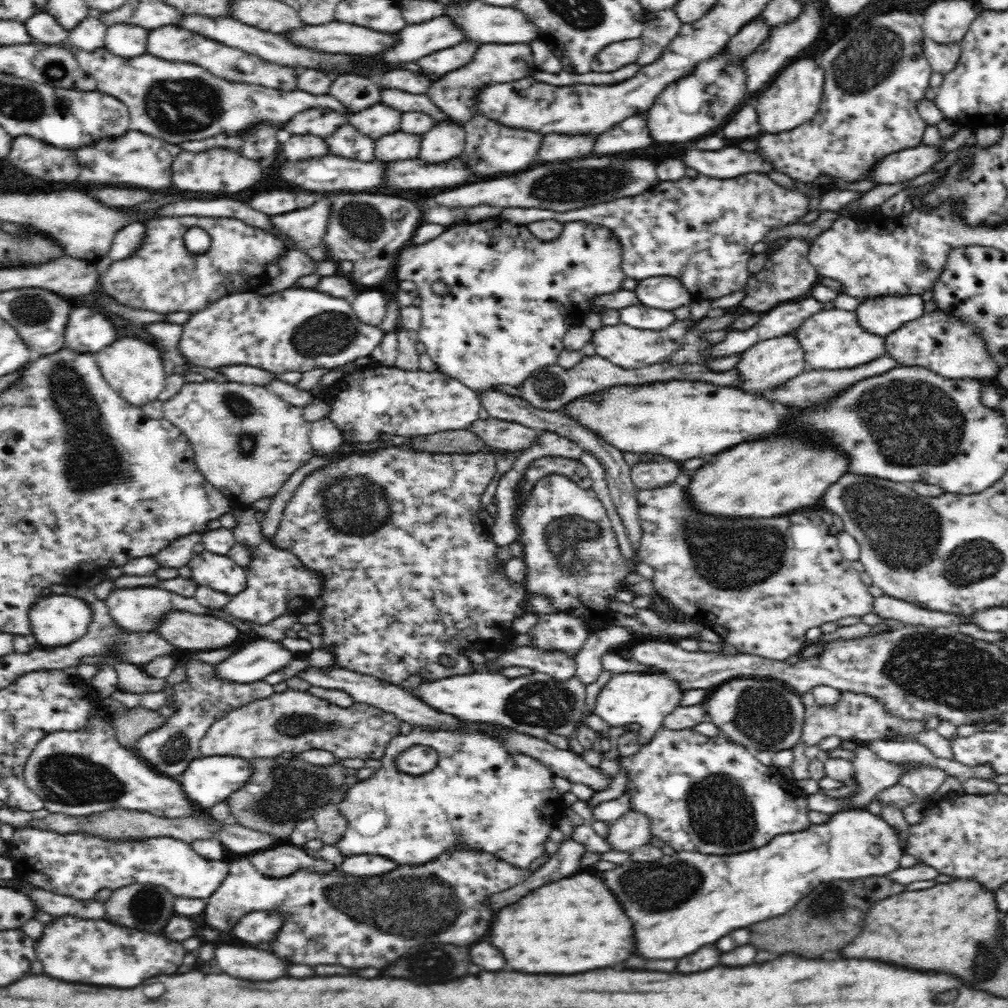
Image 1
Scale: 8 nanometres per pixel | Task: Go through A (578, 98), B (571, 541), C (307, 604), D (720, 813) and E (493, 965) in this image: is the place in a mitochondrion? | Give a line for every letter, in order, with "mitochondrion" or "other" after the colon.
A: other
B: mitochondrion
C: other
D: mitochondrion
E: other

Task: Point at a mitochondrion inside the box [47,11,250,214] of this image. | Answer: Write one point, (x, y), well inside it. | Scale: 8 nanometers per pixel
(185, 105)

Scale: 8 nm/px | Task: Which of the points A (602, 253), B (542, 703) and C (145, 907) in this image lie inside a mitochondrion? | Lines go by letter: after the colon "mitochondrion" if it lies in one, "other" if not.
A: other
B: mitochondrion
C: mitochondrion

